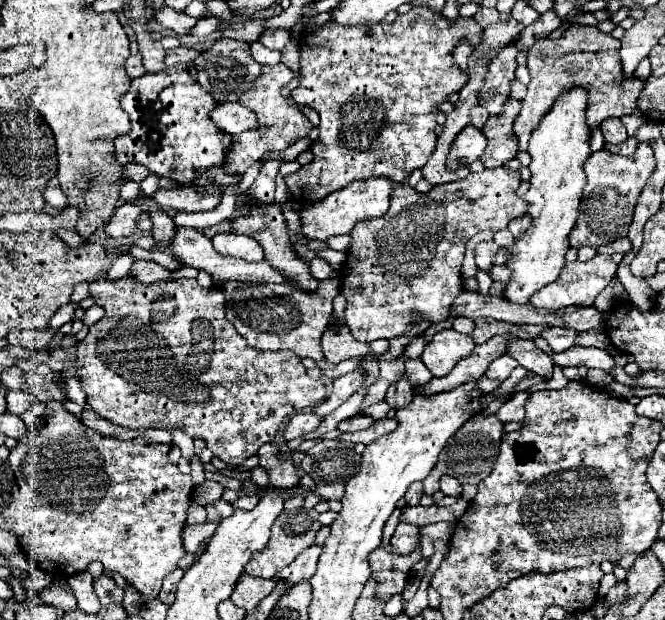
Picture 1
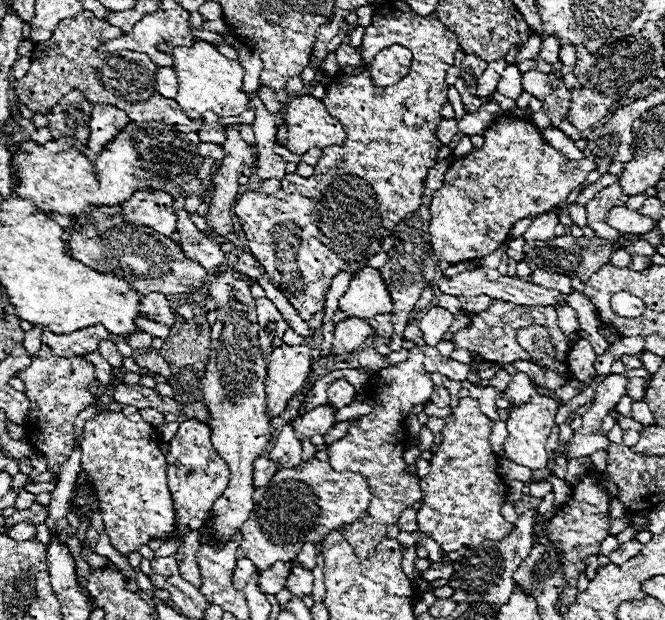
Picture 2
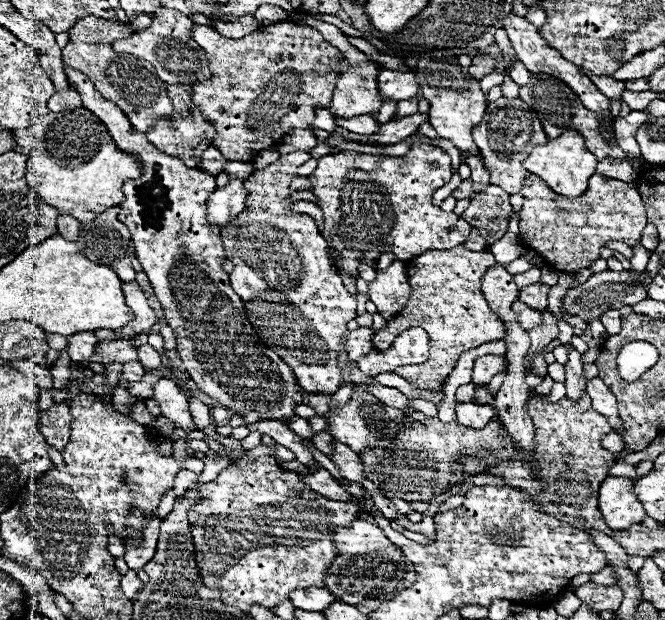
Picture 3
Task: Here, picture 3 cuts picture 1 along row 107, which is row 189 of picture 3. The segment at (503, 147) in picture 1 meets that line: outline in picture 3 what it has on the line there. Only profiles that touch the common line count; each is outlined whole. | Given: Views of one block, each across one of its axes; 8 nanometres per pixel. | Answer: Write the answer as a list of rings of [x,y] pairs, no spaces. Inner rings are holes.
[[[498,98],[488,104],[484,120],[474,126],[472,130],[474,142],[480,148],[480,154],[484,158],[484,164],[490,170],[490,184],[496,184],[508,194],[520,192],[524,178],[528,176],[528,170],[522,166],[522,162],[528,158],[534,146],[546,144],[548,136],[532,108],[526,108],[526,104],[520,98]]]

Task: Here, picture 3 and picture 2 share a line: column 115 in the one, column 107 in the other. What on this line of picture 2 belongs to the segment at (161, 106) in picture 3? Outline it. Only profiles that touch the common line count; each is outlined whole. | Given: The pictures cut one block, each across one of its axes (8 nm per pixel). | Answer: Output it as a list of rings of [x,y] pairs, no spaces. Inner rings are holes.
[[[82,10],[74,18],[62,20],[52,38],[36,44],[32,52],[32,66],[24,78],[14,82],[16,96],[32,110],[48,114],[48,110],[72,88],[78,88],[92,104],[108,102],[120,106],[134,122],[164,122],[176,126],[180,132],[198,132],[203,120],[188,120],[176,100],[164,98],[156,90],[156,70],[158,66],[138,52],[124,50],[124,56],[112,52],[98,52],[98,46],[122,36],[124,32],[106,20],[96,18],[90,10]]]

